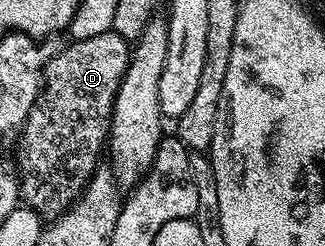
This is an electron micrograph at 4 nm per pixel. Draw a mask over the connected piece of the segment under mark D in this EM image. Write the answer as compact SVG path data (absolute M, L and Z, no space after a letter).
M112 31L68 44L46 63L41 93L16 138L20 200L42 215L68 209L99 168L97 160L107 149L117 92L131 60L130 42Z

